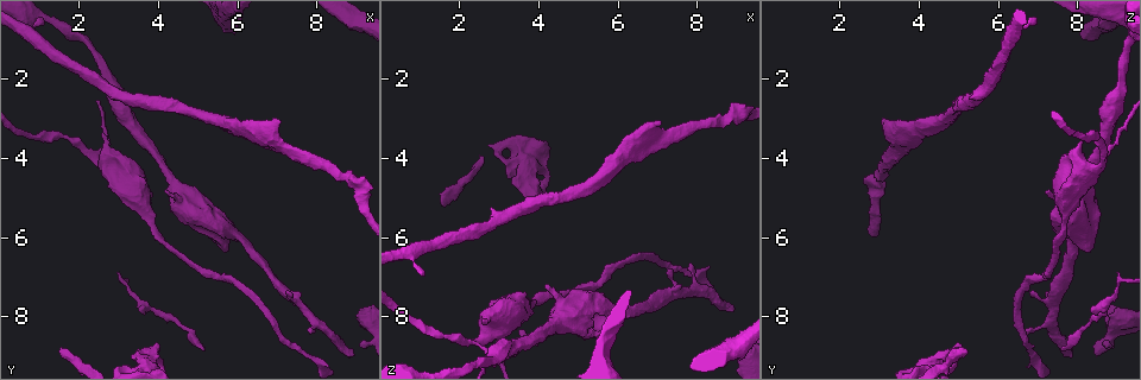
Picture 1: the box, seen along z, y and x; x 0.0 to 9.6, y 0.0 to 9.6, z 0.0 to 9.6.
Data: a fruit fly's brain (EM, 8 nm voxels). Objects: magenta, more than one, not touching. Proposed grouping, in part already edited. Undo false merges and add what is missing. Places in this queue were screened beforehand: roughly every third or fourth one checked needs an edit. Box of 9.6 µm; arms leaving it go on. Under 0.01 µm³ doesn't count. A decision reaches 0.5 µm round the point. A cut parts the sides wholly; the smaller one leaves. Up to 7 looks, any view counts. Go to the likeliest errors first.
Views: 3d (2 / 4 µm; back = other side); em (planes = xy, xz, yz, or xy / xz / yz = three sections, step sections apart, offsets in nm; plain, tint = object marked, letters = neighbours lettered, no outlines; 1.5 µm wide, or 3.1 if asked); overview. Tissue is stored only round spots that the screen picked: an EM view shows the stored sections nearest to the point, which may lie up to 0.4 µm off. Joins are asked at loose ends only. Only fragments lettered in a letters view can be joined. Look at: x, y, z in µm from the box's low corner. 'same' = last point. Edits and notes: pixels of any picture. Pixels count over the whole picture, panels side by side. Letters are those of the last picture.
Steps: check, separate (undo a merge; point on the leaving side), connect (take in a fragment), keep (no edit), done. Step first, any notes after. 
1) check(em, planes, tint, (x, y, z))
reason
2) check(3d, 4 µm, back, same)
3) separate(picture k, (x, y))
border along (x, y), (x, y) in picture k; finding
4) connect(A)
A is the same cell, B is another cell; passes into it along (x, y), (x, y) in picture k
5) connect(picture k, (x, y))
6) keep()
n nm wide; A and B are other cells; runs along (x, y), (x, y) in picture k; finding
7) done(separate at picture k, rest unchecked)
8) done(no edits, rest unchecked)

check(3d, 4 µm, (1.60, 8.90, 5.25))
an open end

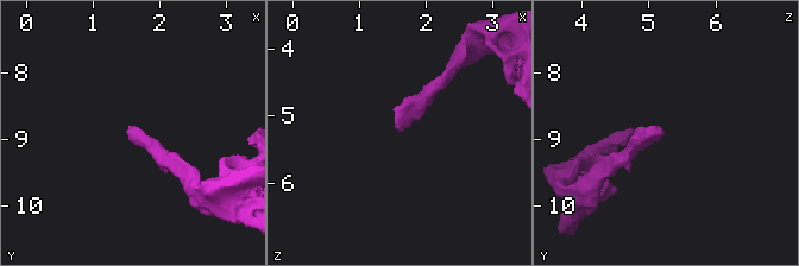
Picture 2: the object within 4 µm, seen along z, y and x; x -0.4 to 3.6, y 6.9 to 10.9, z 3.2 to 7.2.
check(em, planes, letters, (1.60, 8.85, 5.20))
now the EM

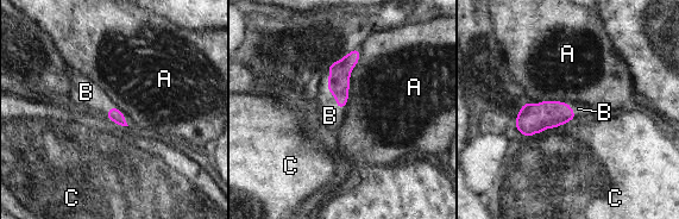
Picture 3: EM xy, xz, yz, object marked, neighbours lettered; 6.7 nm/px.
connect(B)
B is the same cell, A and C are other cells; passes into it along (339, 79), (334, 97), (329, 116) in picture 3; the cell continues

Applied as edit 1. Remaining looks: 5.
check(3d, 4 µm, (8.90, 8.95, 7.85))
branch stops here

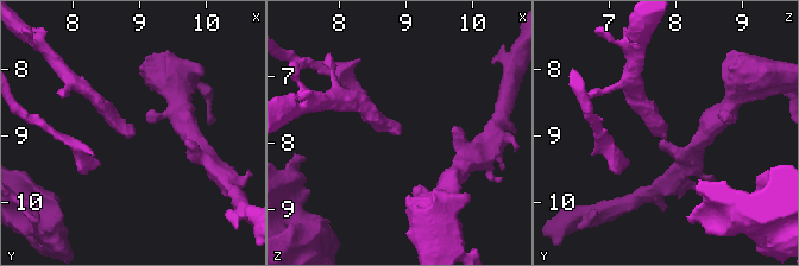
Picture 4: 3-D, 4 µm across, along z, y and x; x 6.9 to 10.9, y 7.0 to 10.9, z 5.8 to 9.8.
check(em, xz, step 8, tint, (8.95, 8.95, 7.80))

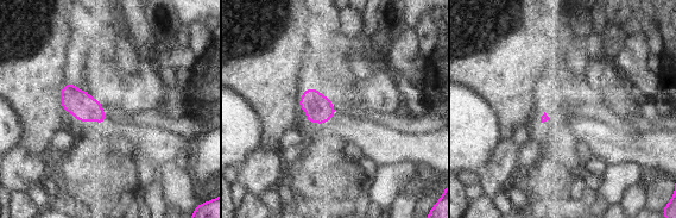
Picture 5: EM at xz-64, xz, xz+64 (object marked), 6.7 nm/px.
check(em, planes, letters, same)

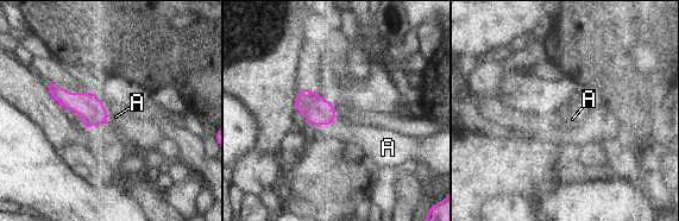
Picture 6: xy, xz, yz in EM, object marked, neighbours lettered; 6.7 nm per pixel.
connect(A)
A is the same cell; passes into it along (320, 112), (333, 120), (358, 138) in picture 6; the cell continues

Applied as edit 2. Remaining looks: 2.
done(connect at picture 3, connect at picture 6, rest unchecked)

